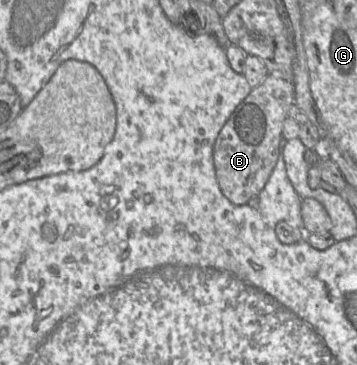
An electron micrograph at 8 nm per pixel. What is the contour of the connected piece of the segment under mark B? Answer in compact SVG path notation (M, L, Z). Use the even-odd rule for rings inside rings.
M269 73L260 85L251 89L220 130L213 163L219 188L231 203L246 204L264 188L278 160L283 122L293 103L293 82Z

